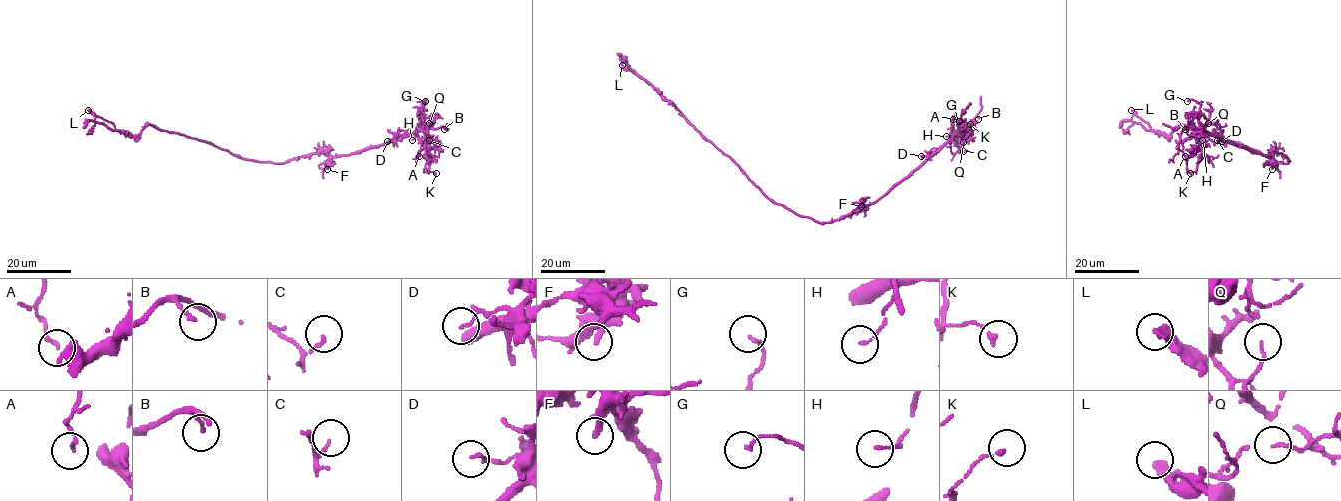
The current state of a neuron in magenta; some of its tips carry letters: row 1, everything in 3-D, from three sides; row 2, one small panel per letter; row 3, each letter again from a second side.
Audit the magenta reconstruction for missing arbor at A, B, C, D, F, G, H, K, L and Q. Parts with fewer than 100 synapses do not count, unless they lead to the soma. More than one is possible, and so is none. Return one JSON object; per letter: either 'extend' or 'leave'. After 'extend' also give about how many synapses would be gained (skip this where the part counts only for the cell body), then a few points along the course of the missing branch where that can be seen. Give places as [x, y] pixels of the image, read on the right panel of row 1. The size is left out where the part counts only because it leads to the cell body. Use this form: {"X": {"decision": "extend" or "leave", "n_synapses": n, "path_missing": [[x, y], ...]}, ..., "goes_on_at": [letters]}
{"A": {"decision": "leave"}, "B": {"decision": "leave"}, "C": {"decision": "leave"}, "D": {"decision": "leave"}, "F": {"decision": "leave"}, "G": {"decision": "leave"}, "H": {"decision": "leave"}, "K": {"decision": "leave"}, "L": {"decision": "leave"}, "Q": {"decision": "leave"}, "goes_on_at": []}

